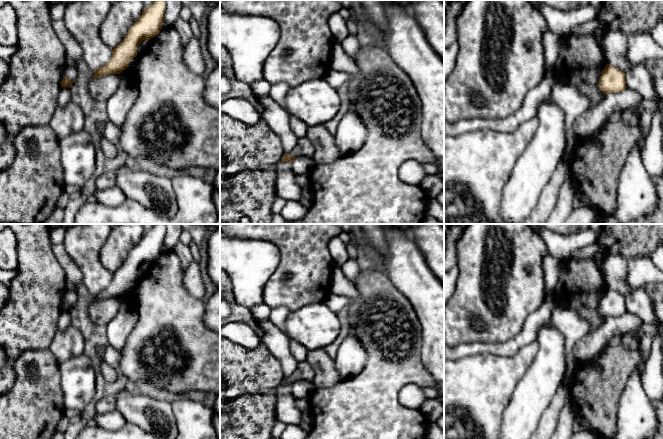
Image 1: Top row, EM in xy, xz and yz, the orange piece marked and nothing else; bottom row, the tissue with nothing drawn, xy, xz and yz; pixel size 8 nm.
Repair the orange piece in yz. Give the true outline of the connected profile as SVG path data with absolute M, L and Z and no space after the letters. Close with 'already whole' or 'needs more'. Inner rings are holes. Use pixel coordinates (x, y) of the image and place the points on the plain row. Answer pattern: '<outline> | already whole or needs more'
M607 288L598 306L599 313L604 317L618 317L627 312L625 297Z | already whole

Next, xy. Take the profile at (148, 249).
M155 224L144 233L142 239L132 249L122 266L112 274L111 283L101 292L94 293L94 301L120 298L137 280L139 268L155 261L164 246L165 224Z | already whole

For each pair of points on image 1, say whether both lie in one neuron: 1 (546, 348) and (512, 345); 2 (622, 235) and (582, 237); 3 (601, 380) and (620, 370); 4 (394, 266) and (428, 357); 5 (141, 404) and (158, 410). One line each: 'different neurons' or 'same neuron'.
1: different neurons
2: different neurons
3: same neuron
4: same neuron
5: same neuron

